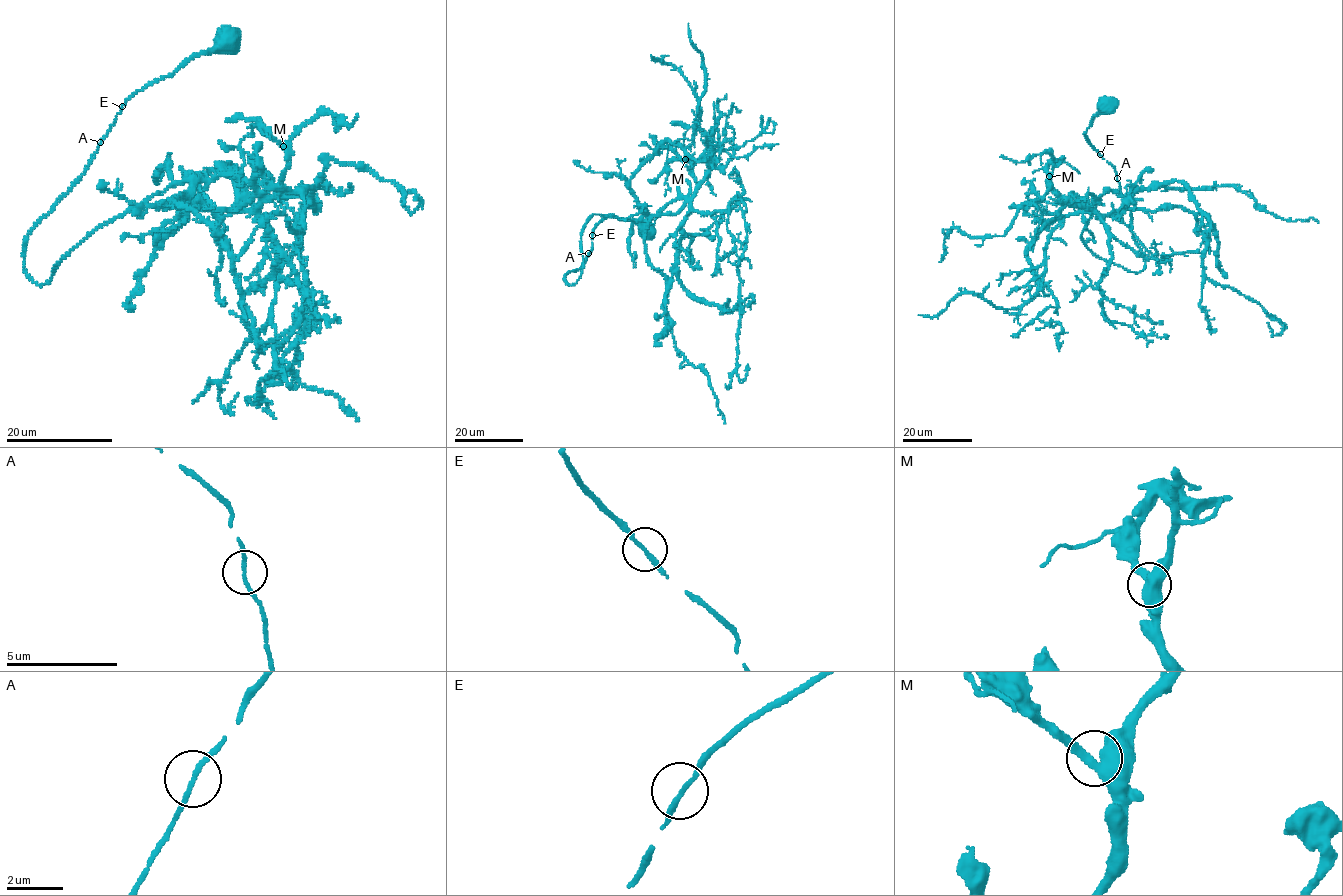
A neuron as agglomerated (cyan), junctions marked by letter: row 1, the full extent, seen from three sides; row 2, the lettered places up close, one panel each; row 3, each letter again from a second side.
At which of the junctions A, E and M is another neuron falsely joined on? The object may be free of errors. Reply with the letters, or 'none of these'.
none of these

